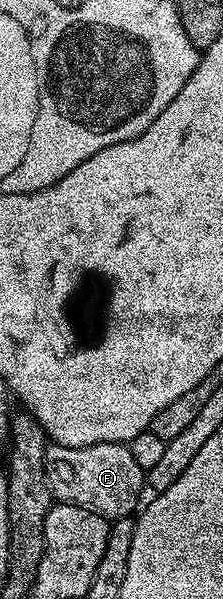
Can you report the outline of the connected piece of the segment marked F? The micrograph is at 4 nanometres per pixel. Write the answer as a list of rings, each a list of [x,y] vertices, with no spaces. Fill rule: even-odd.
[[[50,442],[45,449],[45,476],[54,500],[79,505],[91,513],[102,515],[106,521],[124,519],[138,510],[142,502],[141,487],[143,491],[147,479],[146,472],[141,470],[135,457],[131,457],[124,443],[64,447]]]

